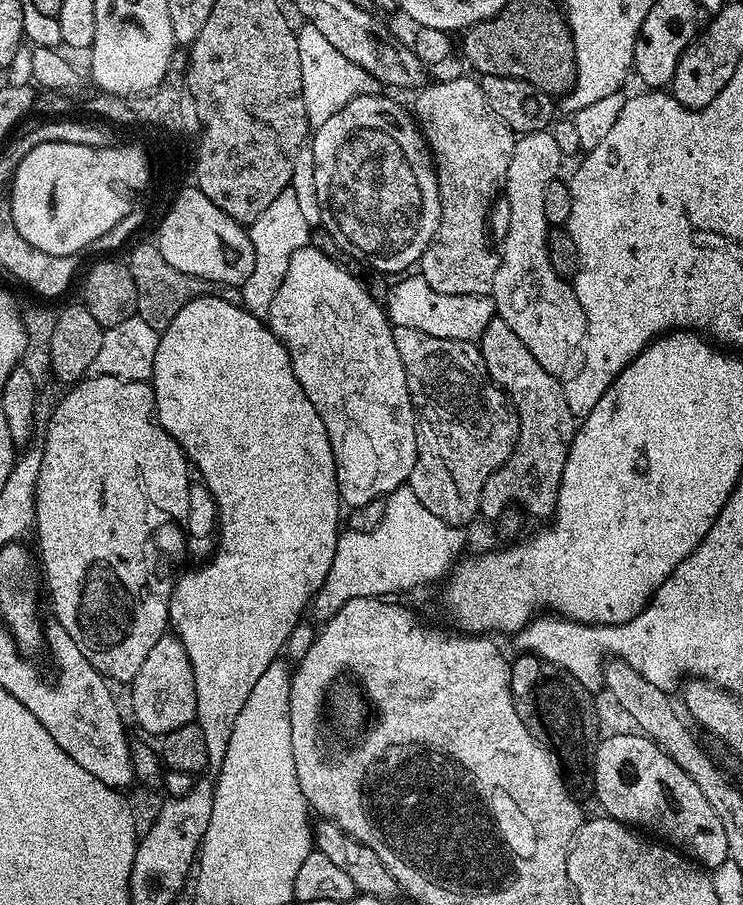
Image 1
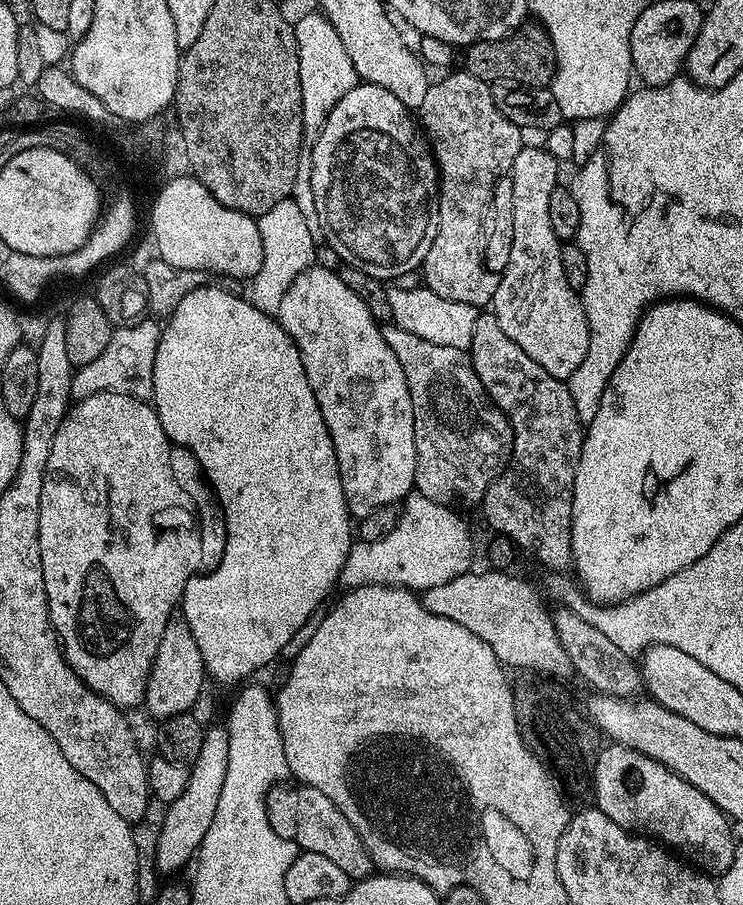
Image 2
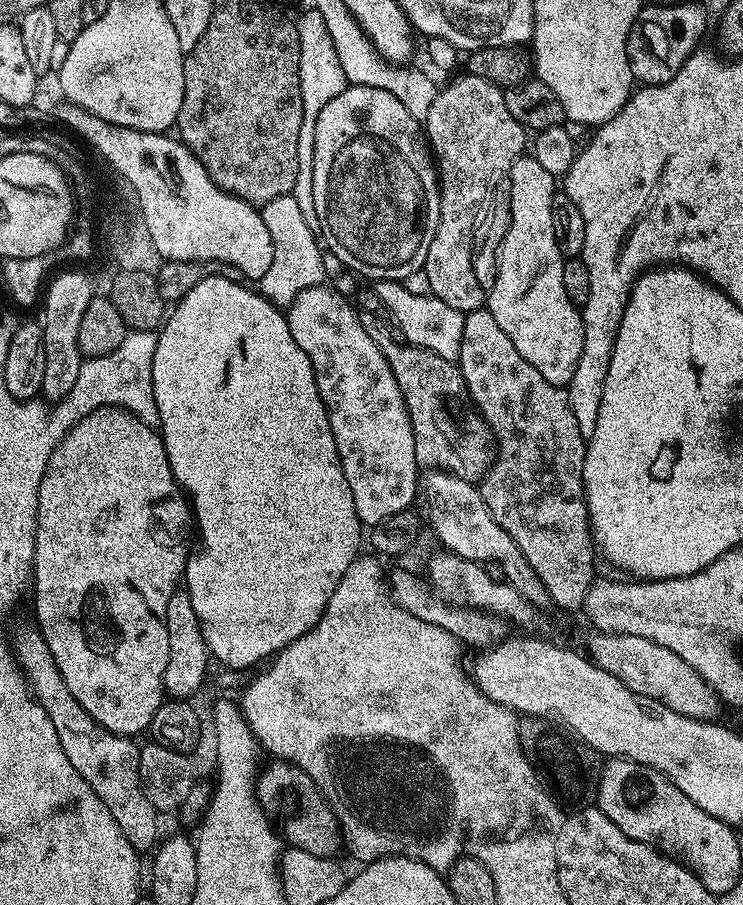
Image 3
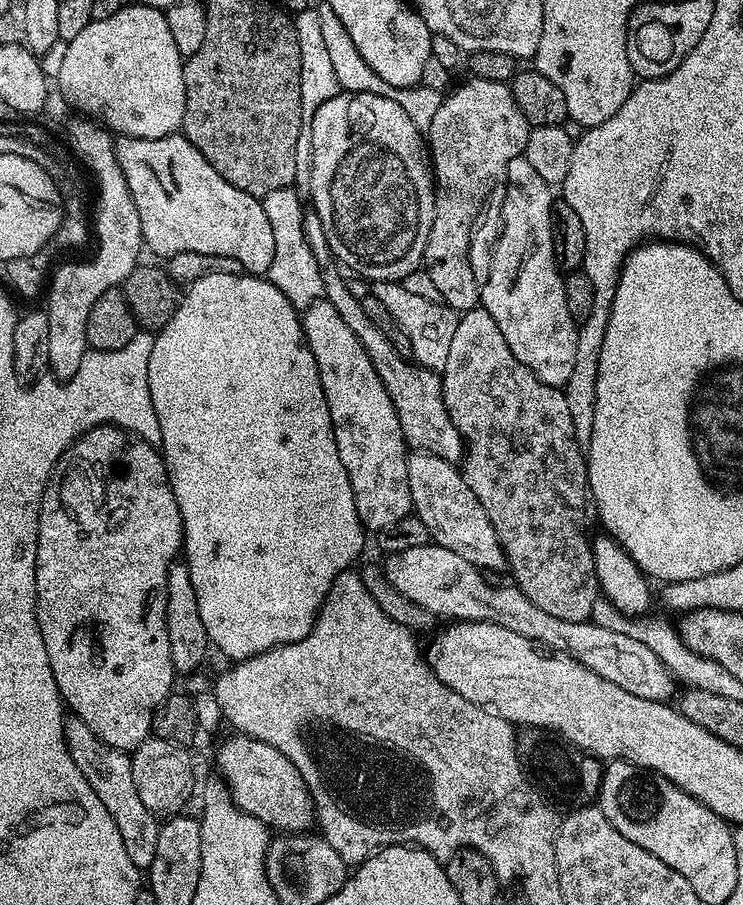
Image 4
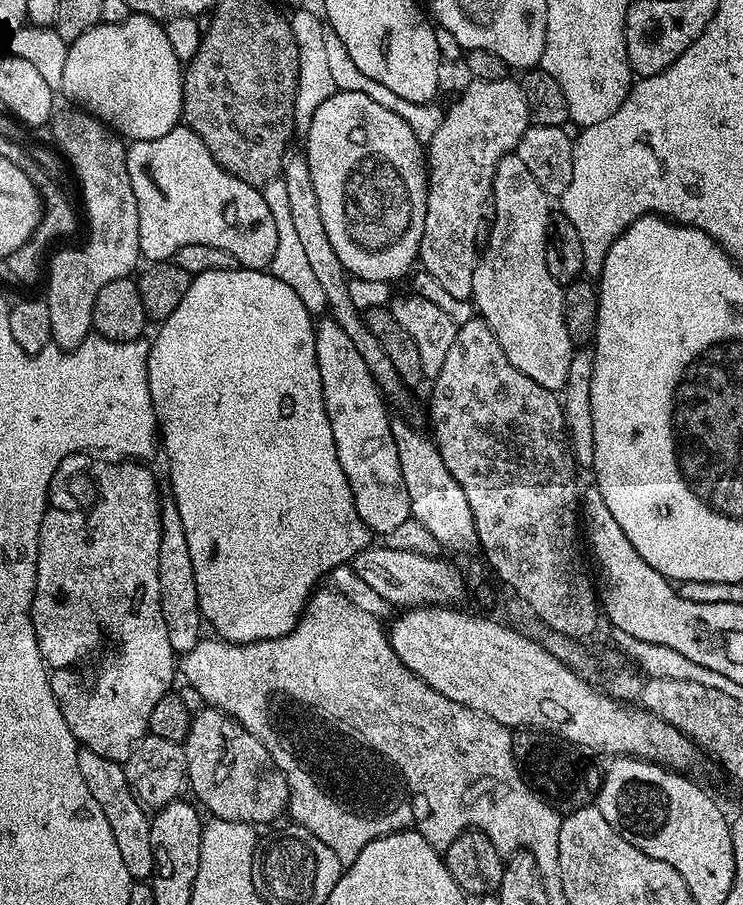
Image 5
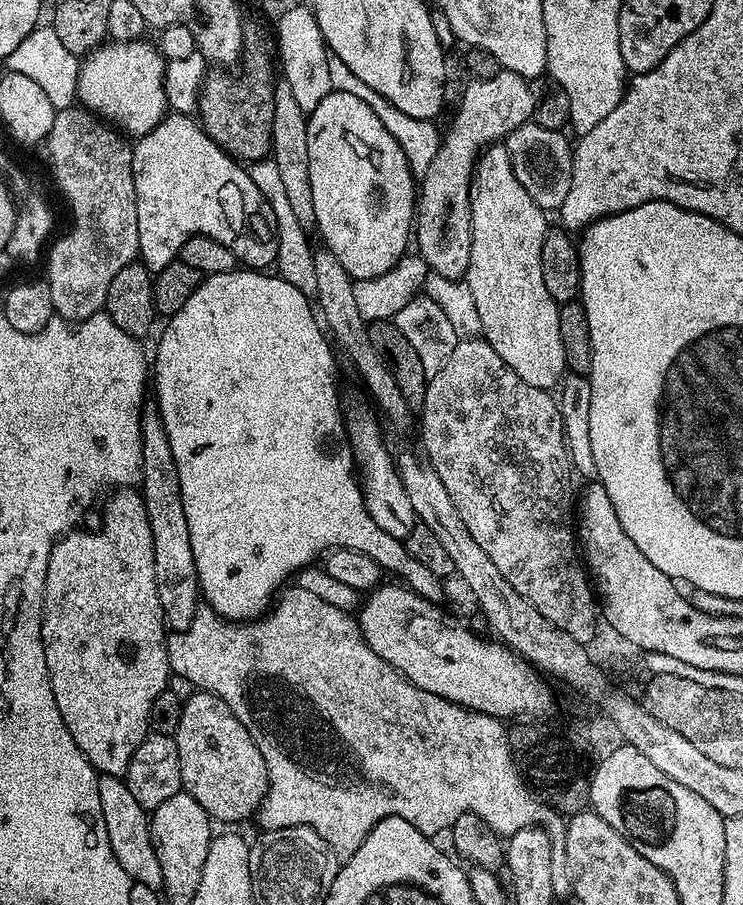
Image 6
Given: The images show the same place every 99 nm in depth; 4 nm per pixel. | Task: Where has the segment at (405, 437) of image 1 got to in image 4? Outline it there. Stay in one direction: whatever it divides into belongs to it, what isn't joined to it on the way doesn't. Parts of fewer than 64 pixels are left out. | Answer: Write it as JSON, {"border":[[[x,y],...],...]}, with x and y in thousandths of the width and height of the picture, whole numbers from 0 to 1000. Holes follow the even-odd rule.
{"border":[[[432,329],[408,341],[406,357],[409,377],[417,391],[423,391],[439,435],[455,506],[460,506],[460,515],[466,515],[476,541],[482,572],[497,589],[510,590],[556,565],[549,536],[552,495],[544,488],[530,444],[525,444],[525,435],[520,435],[520,427],[514,427],[514,418],[509,418],[498,391],[493,391],[476,365],[466,360],[466,355],[441,331]]]}

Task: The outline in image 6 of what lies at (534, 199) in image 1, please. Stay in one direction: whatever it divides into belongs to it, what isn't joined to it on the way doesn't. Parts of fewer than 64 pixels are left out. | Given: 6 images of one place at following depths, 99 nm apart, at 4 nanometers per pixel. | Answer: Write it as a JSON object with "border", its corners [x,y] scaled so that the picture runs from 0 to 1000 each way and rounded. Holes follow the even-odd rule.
{"border":[[[678,158],[658,159],[646,169],[646,175],[642,177],[635,192],[635,266],[633,267],[633,295],[630,295],[627,313],[633,316],[633,325],[638,325],[641,354],[646,358],[650,375],[657,376],[659,382],[665,382],[665,387],[670,387],[676,400],[681,400],[681,404],[686,404],[686,409],[692,409],[692,413],[697,413],[697,418],[703,418],[703,422],[713,422],[713,427],[743,431],[758,421],[762,408],[756,391],[756,369],[751,365],[754,337],[746,334],[746,329],[740,329],[740,324],[735,320],[735,312],[729,312],[729,263],[740,251],[740,244],[732,239],[736,239],[734,231],[725,230],[719,223],[719,219],[713,219],[713,214],[708,214],[708,206],[703,206],[703,201],[697,201],[697,197],[692,197],[692,183],[686,183],[686,170]]]}

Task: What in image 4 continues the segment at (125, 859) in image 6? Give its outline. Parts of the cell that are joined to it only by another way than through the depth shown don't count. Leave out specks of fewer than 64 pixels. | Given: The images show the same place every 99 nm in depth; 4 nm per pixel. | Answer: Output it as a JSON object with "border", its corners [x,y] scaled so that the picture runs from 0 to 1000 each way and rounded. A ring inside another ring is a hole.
{"border":[[[93,790],[86,797],[86,814],[94,829],[94,838],[100,838],[100,846],[110,851],[116,864],[132,877],[137,891],[143,891],[148,904],[153,904],[153,913],[159,913],[159,922],[164,922],[164,931],[170,934],[170,944],[175,952],[186,961],[198,961],[207,952],[207,943],[213,936],[213,922],[217,907],[211,898],[191,891],[191,882],[186,882],[186,873],[180,869],[178,854],[178,836],[168,828],[151,827],[133,818],[104,791]]]}

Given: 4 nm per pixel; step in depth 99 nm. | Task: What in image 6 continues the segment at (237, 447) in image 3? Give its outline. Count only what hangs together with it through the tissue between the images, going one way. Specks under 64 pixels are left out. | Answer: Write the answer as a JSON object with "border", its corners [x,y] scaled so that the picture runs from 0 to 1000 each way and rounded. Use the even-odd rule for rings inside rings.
{"border":[[[319,298],[275,305],[266,320],[261,320],[261,325],[250,329],[250,338],[245,338],[245,343],[240,343],[233,349],[225,350],[222,358],[226,359],[210,380],[210,398],[207,393],[207,444],[215,450],[218,466],[229,484],[229,498],[234,501],[234,515],[240,515],[240,533],[245,537],[245,564],[250,564],[250,581],[256,581],[256,608],[261,608],[261,625],[266,630],[269,657],[279,671],[287,672],[308,687],[343,685],[359,677],[369,660],[404,629],[416,627],[424,620],[420,619],[424,614],[435,615],[448,606],[482,608],[503,617],[503,621],[509,621],[518,633],[529,632],[534,636],[529,638],[542,649],[563,655],[569,663],[596,664],[594,638],[579,634],[579,630],[573,630],[573,625],[568,625],[563,617],[552,617],[542,600],[520,590],[520,586],[513,586],[509,577],[503,577],[503,572],[495,567],[490,541],[482,529],[482,513],[466,485],[466,455],[464,452],[458,452],[452,398],[447,394],[448,381],[423,344],[421,333],[409,327],[401,316],[390,316],[390,312],[385,312],[376,303],[362,303],[355,298]]]}

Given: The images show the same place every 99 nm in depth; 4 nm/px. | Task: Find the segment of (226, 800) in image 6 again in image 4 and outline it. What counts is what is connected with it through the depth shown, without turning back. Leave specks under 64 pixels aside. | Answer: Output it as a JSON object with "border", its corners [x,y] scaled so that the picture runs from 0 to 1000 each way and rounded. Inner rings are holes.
{"border":[[[312,811],[308,818],[301,818],[296,822],[296,828],[291,831],[291,849],[296,852],[295,861],[304,870],[308,878],[316,884],[320,893],[334,901],[350,906],[359,912],[362,916],[376,917],[382,922],[406,922],[416,918],[424,909],[424,893],[420,886],[420,880],[416,876],[410,862],[405,853],[380,829],[369,829],[358,820],[345,818],[341,813],[327,811]]]}

